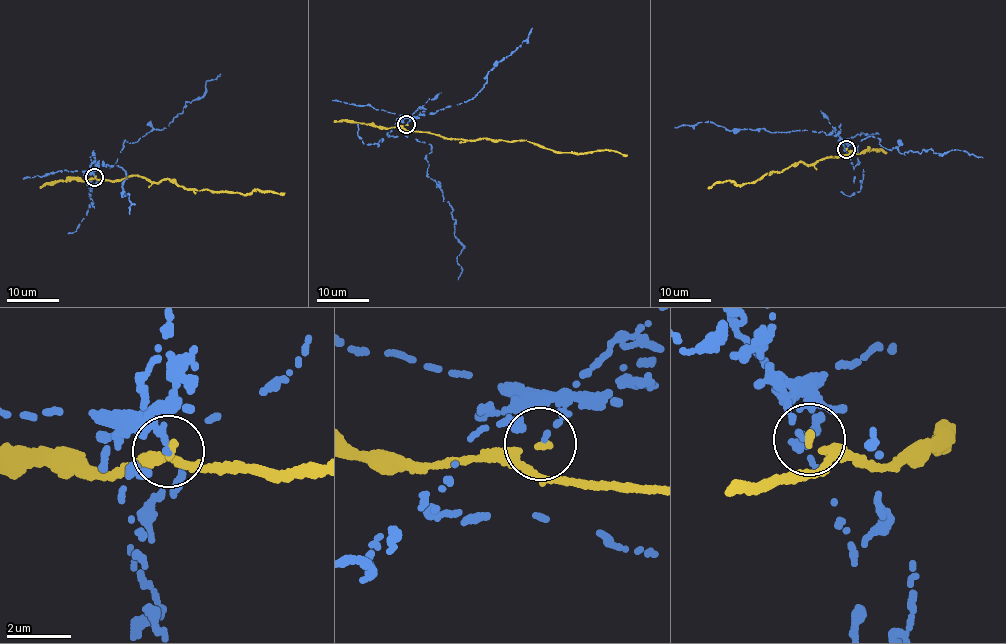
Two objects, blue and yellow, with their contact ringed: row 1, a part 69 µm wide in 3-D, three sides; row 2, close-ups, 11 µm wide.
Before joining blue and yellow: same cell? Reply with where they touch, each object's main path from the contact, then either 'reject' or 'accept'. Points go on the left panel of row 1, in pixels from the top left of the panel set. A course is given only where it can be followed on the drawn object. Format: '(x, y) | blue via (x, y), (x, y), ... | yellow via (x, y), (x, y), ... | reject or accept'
(94, 177) | blue via (94, 177), (87, 182), (91, 194), (124, 140), (132, 143), (165, 127), (220, 74) | yellow via (95, 177), (121, 181), (135, 176), (157, 183), (167, 179), (189, 189), (247, 196), (257, 189), (285, 192) | reject

